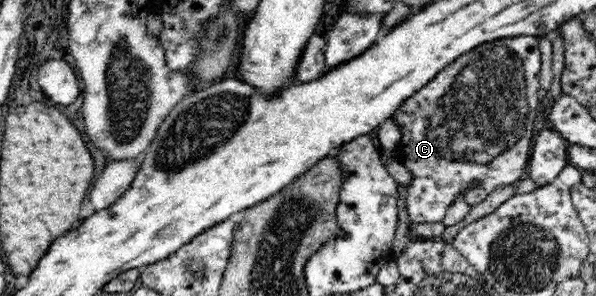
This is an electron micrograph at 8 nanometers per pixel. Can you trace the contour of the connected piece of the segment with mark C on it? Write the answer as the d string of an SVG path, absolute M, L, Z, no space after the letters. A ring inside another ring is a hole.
M518 35L515 37L499 38L496 41L483 42L480 46L475 46L471 51L466 51L460 57L455 58L445 69L439 70L429 83L426 83L420 90L417 90L410 98L407 98L394 111L392 119L399 126L402 133L400 149L398 153L399 161L411 172L412 182L407 187L406 209L410 216L411 223L440 223L446 215L446 211L451 206L458 195L462 193L462 201L470 207L483 202L497 189L514 186L520 179L525 178L527 166L533 145L532 128L536 120L536 112L542 101L538 99L539 78L541 69L541 52L539 49L539 39L537 36ZM473 181L480 181L479 186L473 186Z

